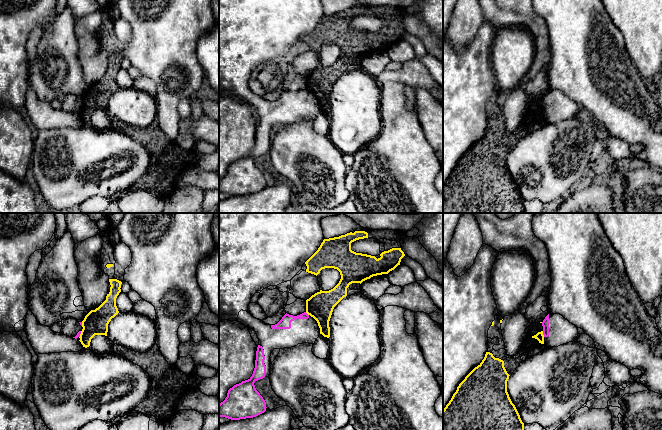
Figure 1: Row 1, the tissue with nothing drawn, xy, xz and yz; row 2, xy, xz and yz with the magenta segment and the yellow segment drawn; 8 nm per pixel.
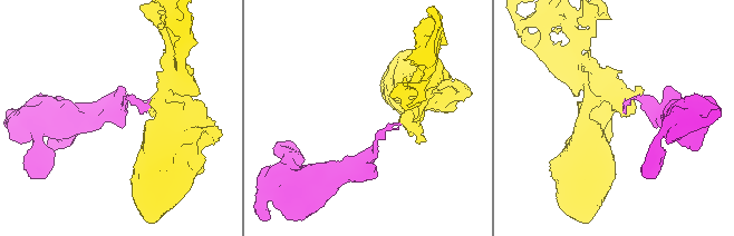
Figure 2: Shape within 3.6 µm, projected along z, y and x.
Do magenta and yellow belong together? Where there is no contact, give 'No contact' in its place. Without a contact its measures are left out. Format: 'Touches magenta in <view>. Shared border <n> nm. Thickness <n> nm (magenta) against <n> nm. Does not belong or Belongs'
Touches magenta in yz. Shared border 50 nm. Thickness 60 nm (magenta) against 70 nm. Does not belong

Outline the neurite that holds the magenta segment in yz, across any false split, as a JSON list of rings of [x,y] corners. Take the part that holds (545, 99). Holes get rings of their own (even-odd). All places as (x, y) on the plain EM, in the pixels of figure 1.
[[[548,90],[542,102],[546,123],[558,123],[573,118],[578,112],[578,104],[560,90]]]

